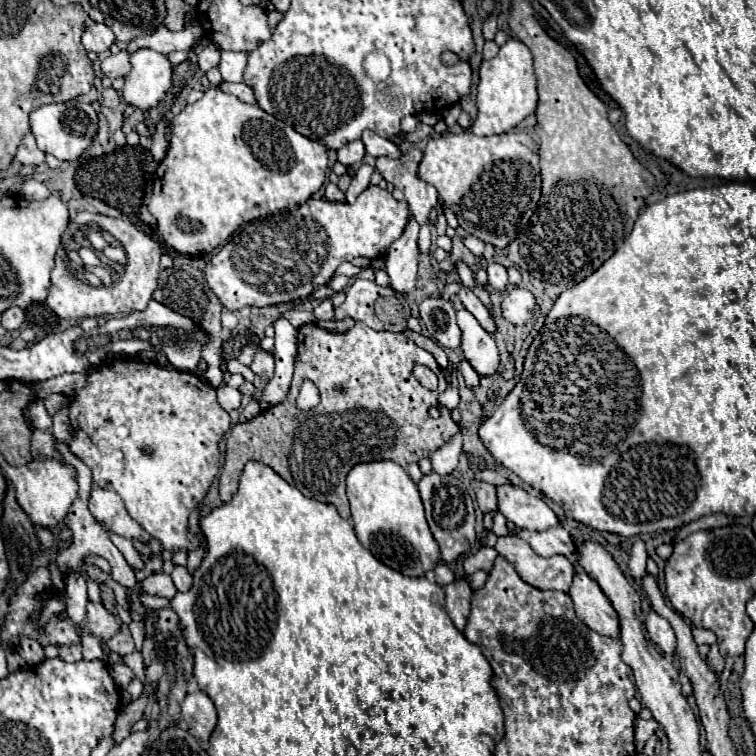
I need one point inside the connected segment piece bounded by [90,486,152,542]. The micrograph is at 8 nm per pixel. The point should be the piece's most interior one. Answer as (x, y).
(107, 507)

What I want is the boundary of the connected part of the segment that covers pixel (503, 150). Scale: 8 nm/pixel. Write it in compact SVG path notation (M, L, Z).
M444 132L432 136L426 144L424 158L418 166L418 176L420 180L438 188L444 206L456 214L458 224L466 232L482 238L484 242L496 248L504 248L516 238L516 234L528 224L540 200L538 144L526 132L508 132L500 136L488 136L488 138L480 138L474 132L456 132L456 134Z

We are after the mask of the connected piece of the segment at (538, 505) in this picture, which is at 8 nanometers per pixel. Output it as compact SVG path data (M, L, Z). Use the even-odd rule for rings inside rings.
M508 482L496 486L498 512L512 520L518 528L528 530L546 530L558 526L556 514L546 506L544 500L530 496L520 486Z

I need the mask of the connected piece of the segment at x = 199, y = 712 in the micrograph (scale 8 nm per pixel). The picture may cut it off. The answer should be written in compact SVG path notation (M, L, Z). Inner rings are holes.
M194 692L188 694L182 702L182 718L186 720L188 732L194 738L208 742L216 726L216 708L204 692Z

